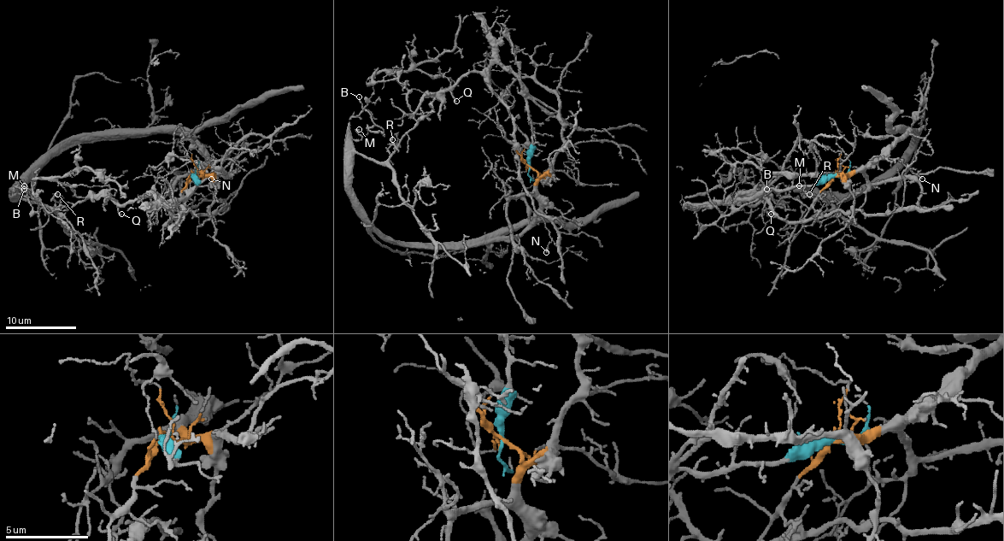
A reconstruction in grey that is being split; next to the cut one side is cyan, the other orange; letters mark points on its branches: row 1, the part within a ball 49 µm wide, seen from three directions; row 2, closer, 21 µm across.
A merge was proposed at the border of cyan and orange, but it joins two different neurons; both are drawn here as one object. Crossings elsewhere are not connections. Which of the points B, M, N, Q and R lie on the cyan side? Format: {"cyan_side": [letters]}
{"cyan_side": ["Q"]}

